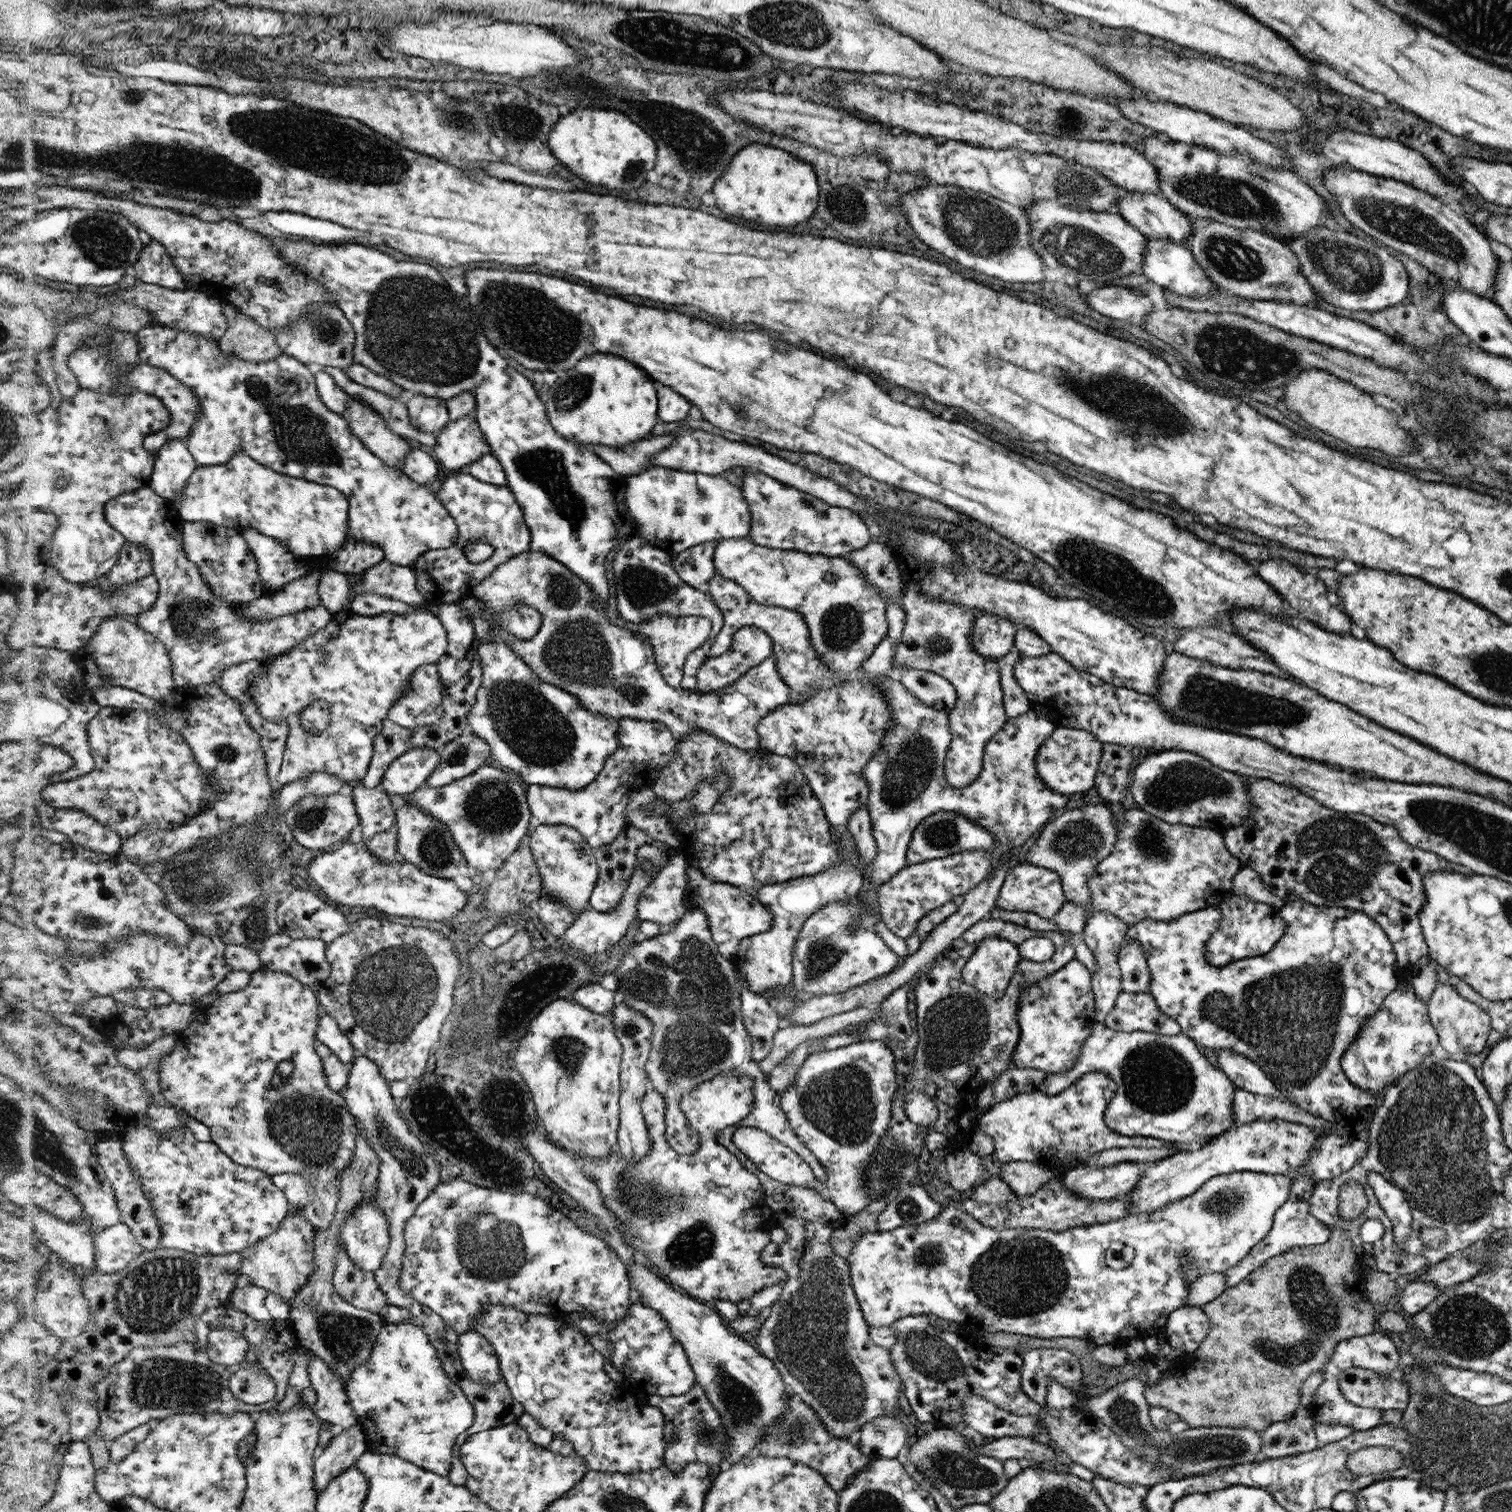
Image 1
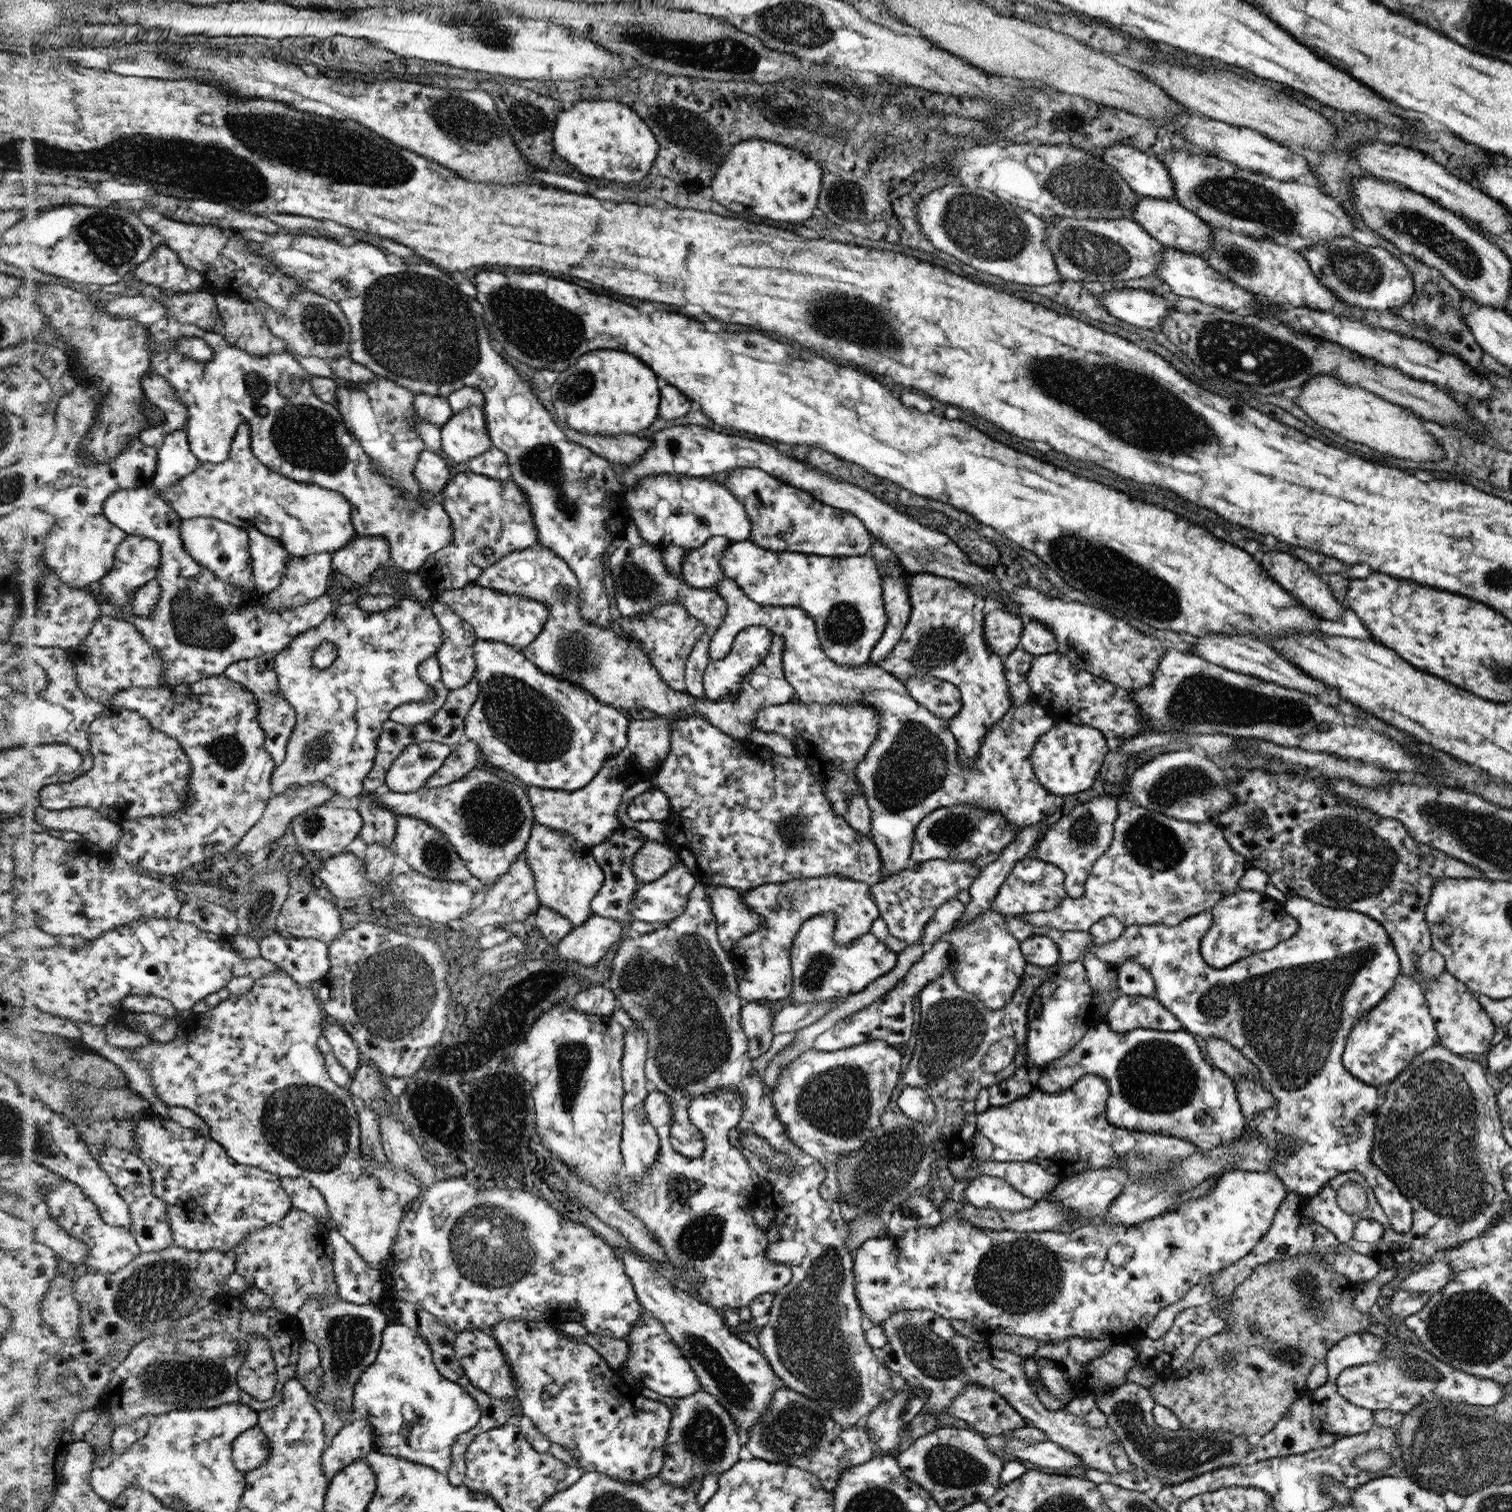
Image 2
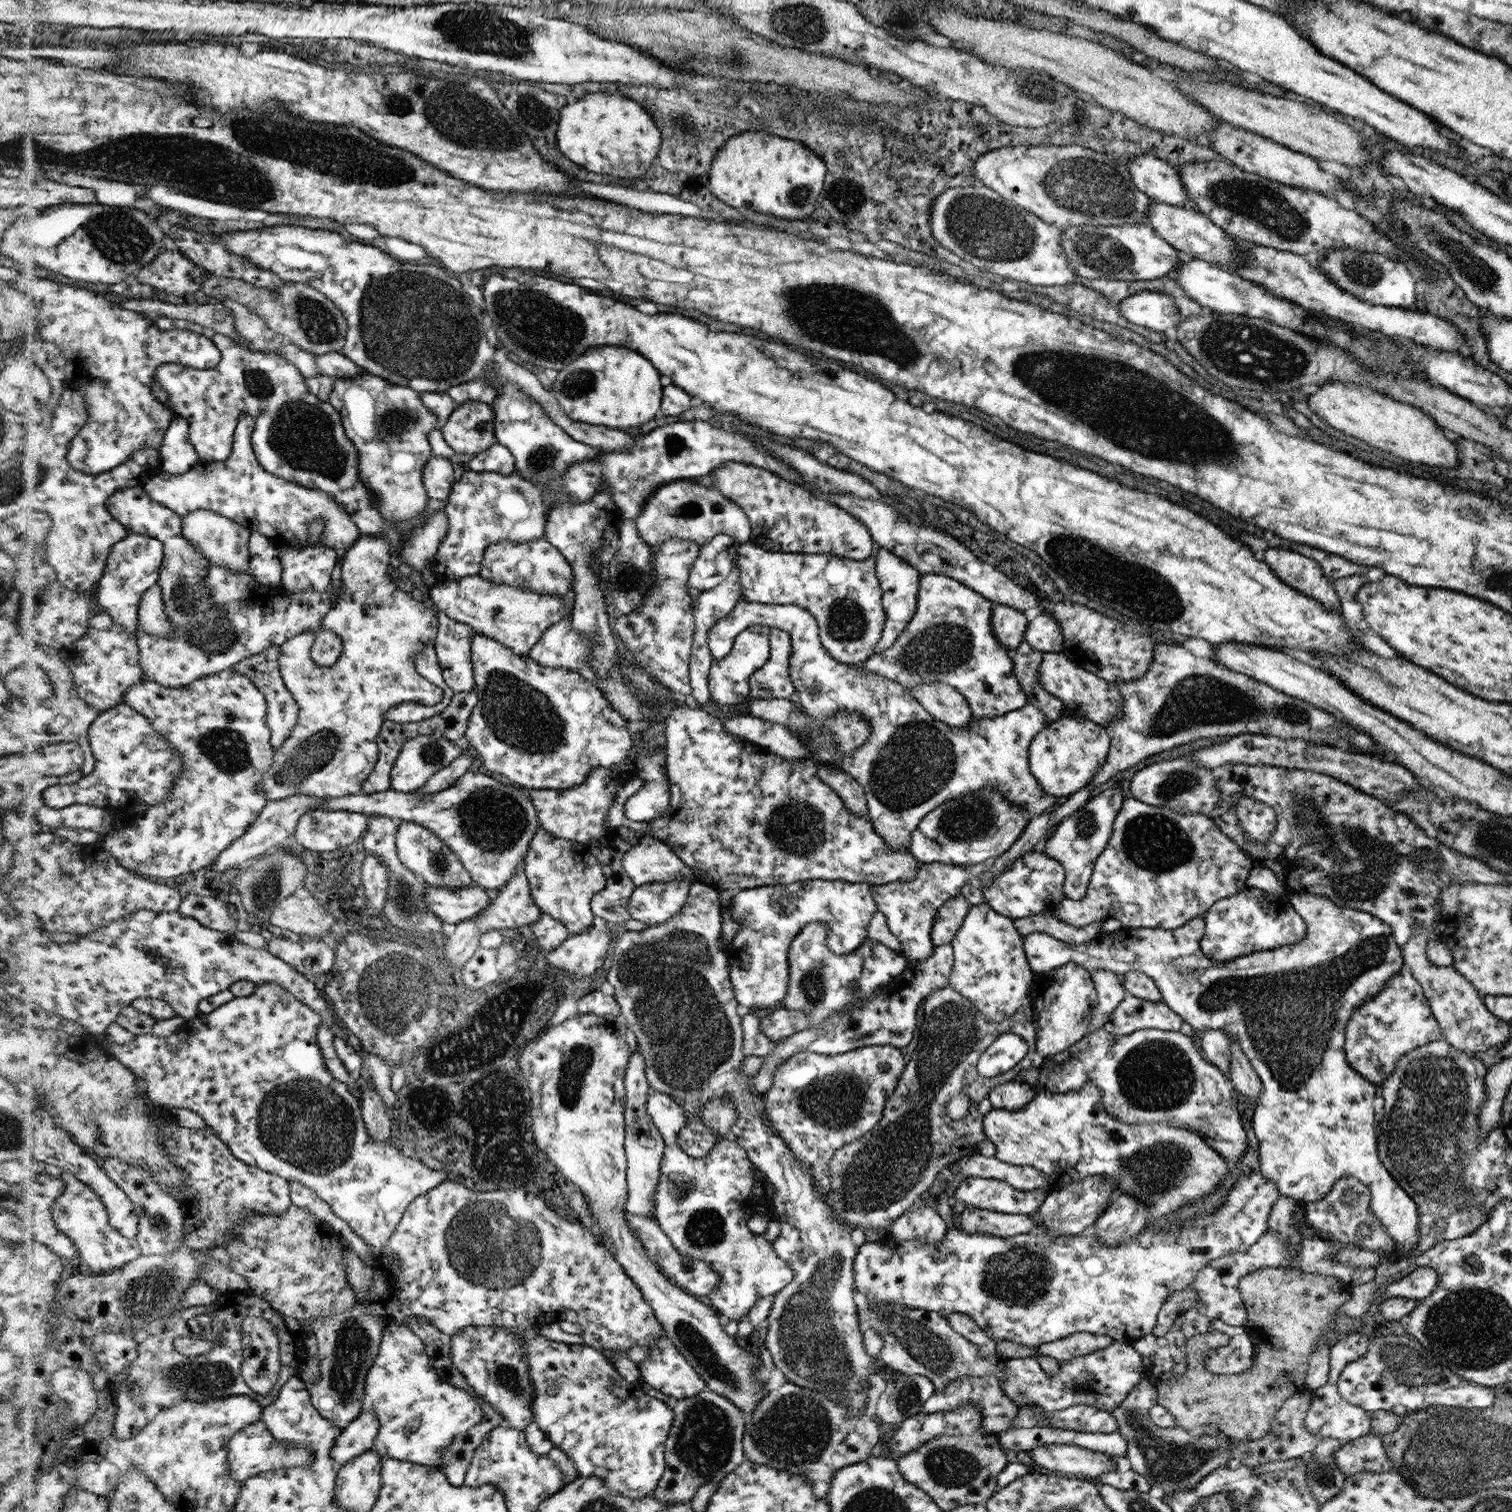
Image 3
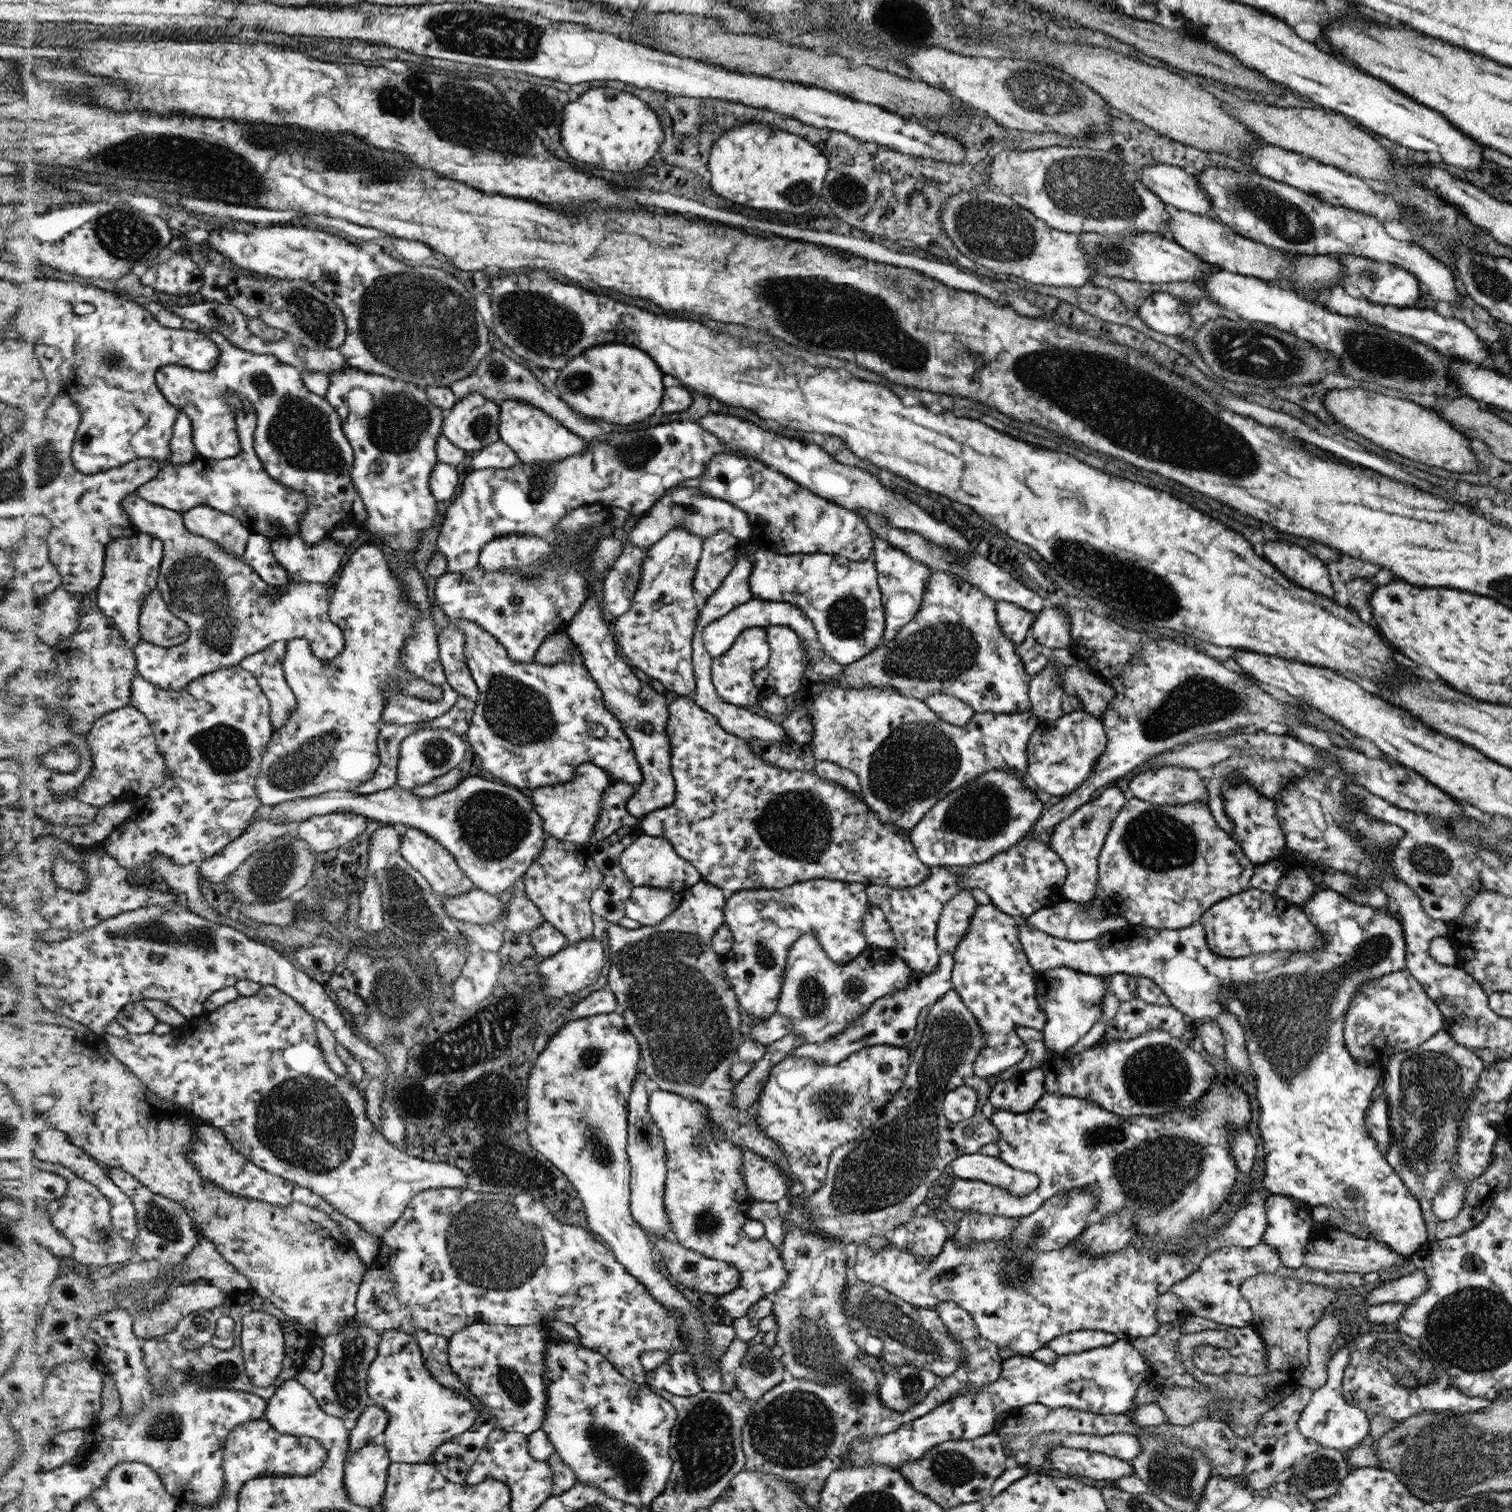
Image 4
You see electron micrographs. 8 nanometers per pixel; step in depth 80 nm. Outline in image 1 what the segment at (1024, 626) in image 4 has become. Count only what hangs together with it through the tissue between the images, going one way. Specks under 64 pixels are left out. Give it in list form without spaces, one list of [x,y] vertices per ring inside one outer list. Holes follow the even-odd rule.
[[[978,614],[971,643],[975,651],[983,657],[999,660],[1014,646],[1014,636],[1017,632],[1018,626],[1015,626],[1014,622],[995,614]]]

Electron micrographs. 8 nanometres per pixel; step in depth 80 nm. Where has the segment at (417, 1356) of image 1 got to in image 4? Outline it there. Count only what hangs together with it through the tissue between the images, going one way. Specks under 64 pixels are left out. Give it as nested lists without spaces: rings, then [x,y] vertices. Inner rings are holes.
[[[399,1329],[383,1331],[377,1346],[375,1358],[366,1372],[366,1393],[372,1404],[382,1408],[388,1416],[386,1427],[380,1435],[380,1442],[386,1448],[390,1462],[409,1464],[429,1463],[436,1448],[452,1437],[461,1435],[473,1426],[478,1413],[461,1393],[439,1384],[425,1368],[417,1339]]]

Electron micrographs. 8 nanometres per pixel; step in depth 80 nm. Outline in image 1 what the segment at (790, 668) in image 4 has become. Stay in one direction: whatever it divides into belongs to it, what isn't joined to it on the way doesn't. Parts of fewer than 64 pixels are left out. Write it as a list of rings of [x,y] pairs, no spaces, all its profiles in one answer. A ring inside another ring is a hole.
[[[525,551],[521,555],[512,556],[505,563],[494,568],[486,579],[476,584],[471,594],[486,602],[488,612],[501,613],[519,605],[529,605],[542,614],[542,624],[538,634],[531,639],[519,640],[503,632],[495,630],[491,642],[501,642],[509,645],[534,671],[539,680],[553,684],[557,688],[573,693],[590,712],[629,718],[635,720],[655,720],[665,724],[673,733],[674,739],[687,737],[689,732],[698,728],[699,732],[711,732],[713,736],[743,752],[751,752],[761,747],[761,738],[757,734],[758,722],[777,707],[789,704],[790,687],[779,677],[775,657],[771,654],[757,667],[747,671],[739,680],[717,693],[699,693],[679,688],[671,688],[662,677],[661,670],[654,662],[654,651],[647,638],[609,624],[604,610],[595,606],[590,585],[571,573],[565,566],[545,552]]]

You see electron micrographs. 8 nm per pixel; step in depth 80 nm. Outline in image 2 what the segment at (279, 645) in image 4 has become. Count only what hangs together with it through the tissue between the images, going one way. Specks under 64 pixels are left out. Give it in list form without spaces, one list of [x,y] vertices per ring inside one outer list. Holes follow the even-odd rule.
[[[269,653],[259,658],[233,664],[230,668],[227,668],[224,675],[233,682],[240,682],[256,696],[259,723],[263,725],[263,729],[267,732],[266,747],[271,753],[274,766],[279,766],[284,759],[286,744],[295,725],[295,711],[294,708],[290,707],[288,701],[278,694],[274,658],[275,654]]]

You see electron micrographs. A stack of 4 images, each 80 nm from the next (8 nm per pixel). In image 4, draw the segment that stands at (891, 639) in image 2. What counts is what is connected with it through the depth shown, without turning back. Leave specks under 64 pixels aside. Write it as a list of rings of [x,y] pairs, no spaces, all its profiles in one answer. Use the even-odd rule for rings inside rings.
[[[872,534],[872,554],[874,569],[877,573],[878,588],[882,594],[882,608],[885,610],[885,631],[882,642],[887,642],[906,627],[918,609],[921,607],[923,592],[926,591],[926,582],[930,578],[931,570],[915,562],[907,556],[901,548],[891,546],[886,540]]]

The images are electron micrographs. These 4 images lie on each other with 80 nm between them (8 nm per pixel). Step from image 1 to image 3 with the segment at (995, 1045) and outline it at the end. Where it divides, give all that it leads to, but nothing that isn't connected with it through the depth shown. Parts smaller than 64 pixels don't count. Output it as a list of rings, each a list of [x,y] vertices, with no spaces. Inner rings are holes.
[[[1044,911],[1030,917],[1014,919],[1012,923],[1020,937],[1034,932],[1047,933],[1049,936],[1066,941],[1067,944],[1073,946],[1087,943],[1099,936],[1098,932],[1101,931],[1106,920],[1098,920],[1093,924],[1077,928],[1073,924],[1067,924],[1061,917],[1054,916],[1052,911],[1047,911],[1047,913]],[[949,984],[929,992],[923,1001],[923,1021],[918,1031],[916,1046],[906,1064],[906,1070],[902,1073],[898,1087],[886,1101],[882,1118],[866,1136],[835,1151],[829,1162],[830,1190],[820,1196],[831,1207],[835,1219],[839,1219],[840,1223],[845,1223],[850,1230],[885,1228],[887,1233],[889,1222],[903,1216],[903,1212],[907,1212],[913,1206],[915,1198],[929,1188],[935,1174],[943,1172],[945,1164],[974,1154],[977,1143],[987,1139],[981,1126],[983,1115],[975,1111],[977,1104],[987,1096],[991,1088],[1012,1080],[1019,1070],[1037,1069],[1043,1062],[1042,1056],[1035,1048],[1035,1031],[1035,1025],[1031,1024],[1027,1017],[1019,1011],[1004,1016],[999,1022],[987,1021],[983,1013],[975,1008],[968,998],[952,989]],[[1005,1032],[1017,1035],[1027,1044],[1026,1055],[1015,1064],[1015,1072],[1001,1073],[994,1078],[979,1076],[977,1062],[981,1058],[982,1052]],[[959,1092],[965,1092],[972,1105],[969,1115],[963,1116],[959,1120],[953,1120],[947,1117],[945,1105],[949,1103],[951,1097]]]

